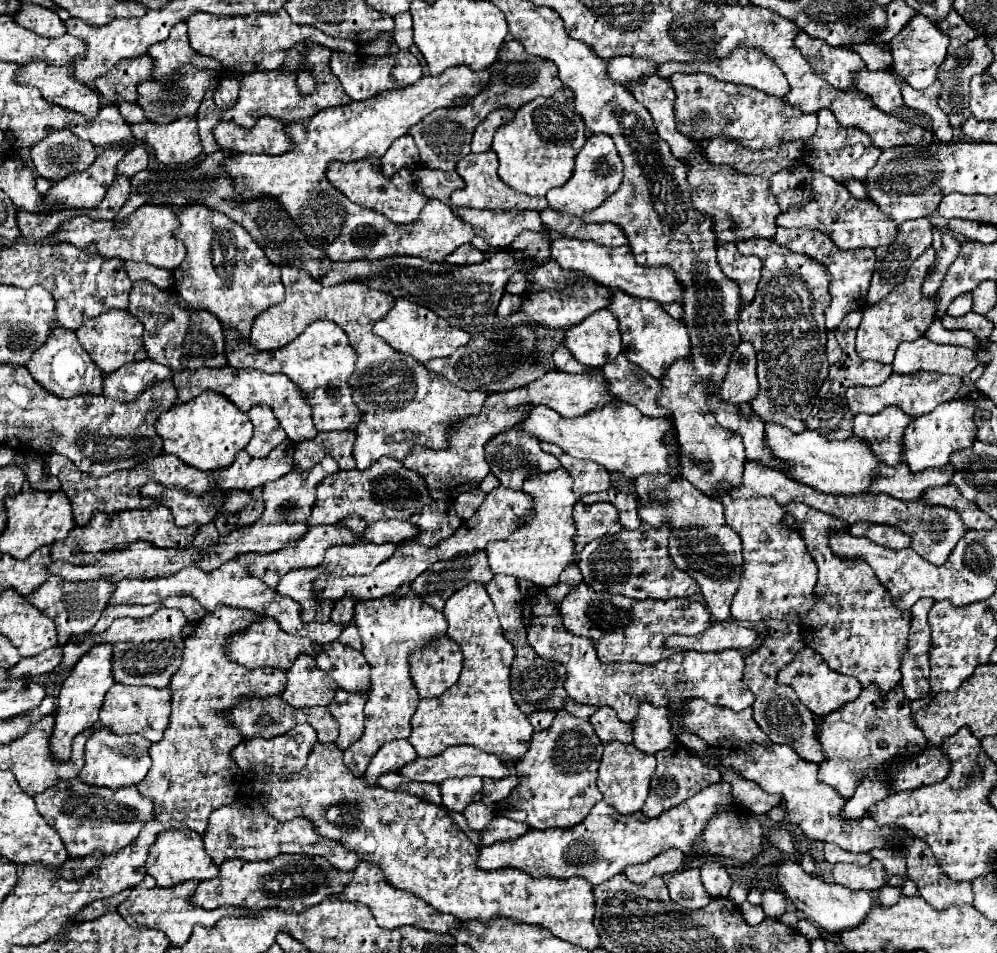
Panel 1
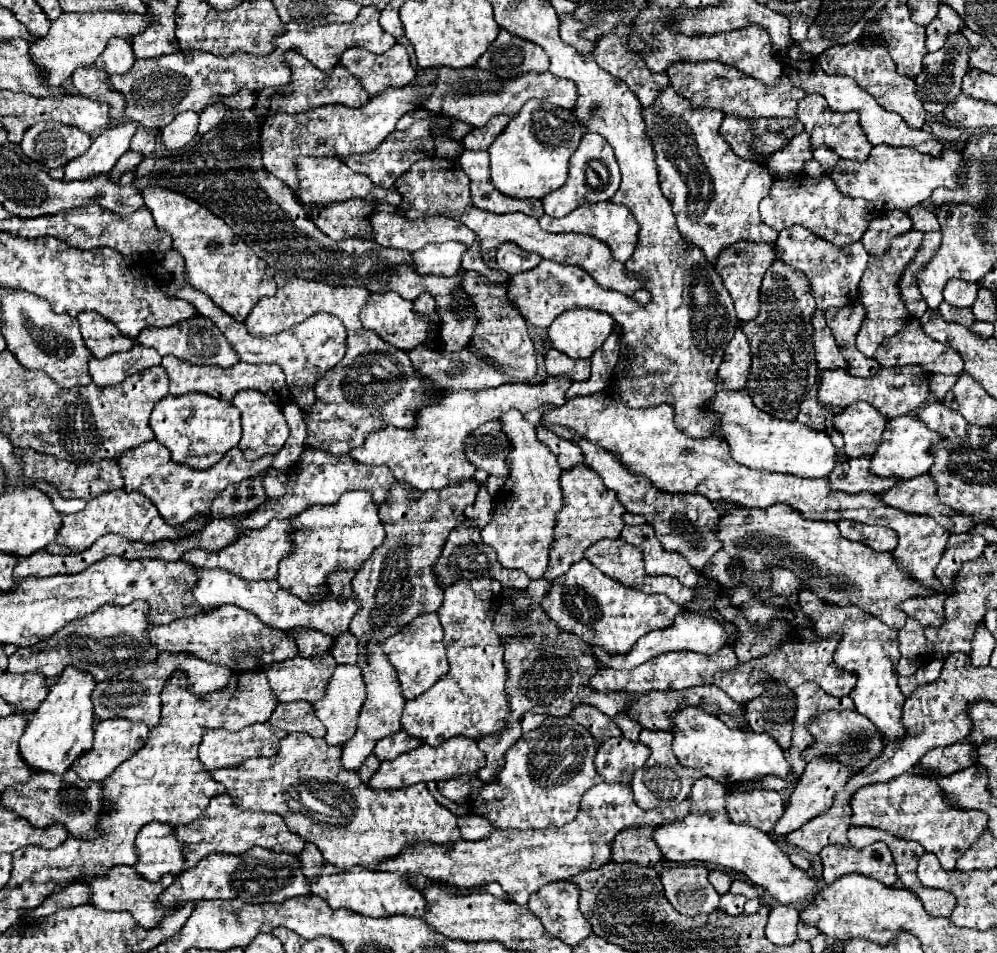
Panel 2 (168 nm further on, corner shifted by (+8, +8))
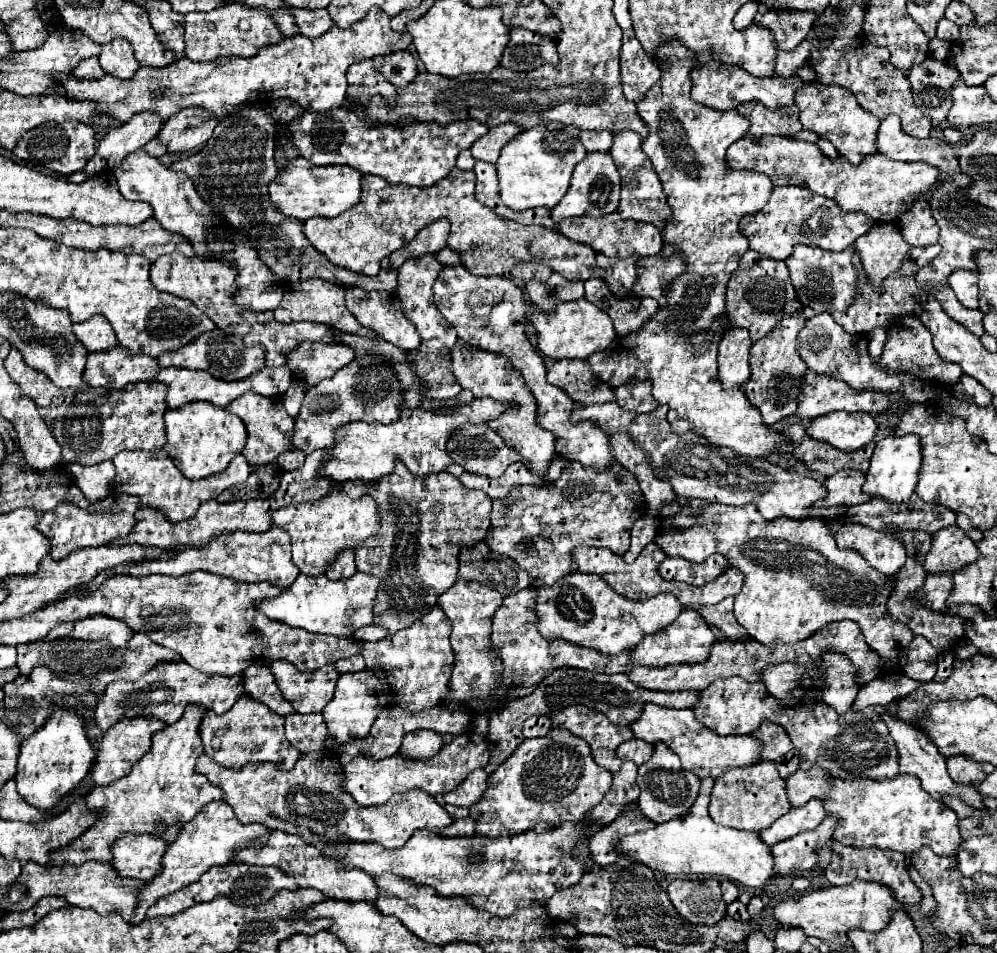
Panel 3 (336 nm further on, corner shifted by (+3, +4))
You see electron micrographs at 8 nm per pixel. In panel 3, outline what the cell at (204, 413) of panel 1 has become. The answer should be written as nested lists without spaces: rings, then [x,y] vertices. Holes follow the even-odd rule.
[[[195,402],[185,404],[183,408],[177,410],[167,410],[165,426],[167,426],[167,444],[163,450],[167,456],[171,456],[171,460],[175,460],[175,466],[189,480],[199,480],[223,472],[229,466],[229,462],[237,454],[241,454],[247,442],[245,424],[239,420],[239,416],[223,408],[215,408],[213,404],[207,402]]]

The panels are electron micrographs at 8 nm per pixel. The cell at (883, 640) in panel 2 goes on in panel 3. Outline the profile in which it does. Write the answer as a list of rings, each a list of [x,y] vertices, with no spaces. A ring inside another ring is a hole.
[[[897,700],[885,706],[885,708],[887,708],[887,714],[883,714],[883,720],[885,720],[885,724],[889,726],[891,736],[893,736],[893,740],[897,742],[897,748],[899,748],[899,772],[901,772],[901,774],[913,774],[913,776],[917,776],[917,778],[921,780],[921,788],[923,788],[925,792],[929,792],[933,798],[937,798],[939,802],[941,802],[941,796],[943,796],[943,794],[955,794],[955,796],[967,800],[971,806],[979,808],[979,804],[981,804],[979,790],[977,790],[975,786],[967,788],[965,784],[955,784],[955,782],[947,776],[945,758],[939,756],[935,744],[931,744],[931,742],[929,742],[917,728],[913,728],[911,724],[899,720],[899,718],[897,718],[897,712],[895,712],[895,706],[897,706]]]

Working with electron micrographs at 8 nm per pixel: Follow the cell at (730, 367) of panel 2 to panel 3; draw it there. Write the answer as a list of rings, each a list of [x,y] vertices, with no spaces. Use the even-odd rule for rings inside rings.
[[[729,328],[719,344],[719,382],[723,388],[735,388],[749,380],[749,332],[743,328]]]

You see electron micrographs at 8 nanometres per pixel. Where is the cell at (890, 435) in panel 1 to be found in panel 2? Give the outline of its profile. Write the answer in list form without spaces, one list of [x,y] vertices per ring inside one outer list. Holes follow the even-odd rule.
[[[866,402],[850,404],[838,412],[834,420],[834,426],[844,436],[844,452],[848,458],[872,456],[880,444],[886,424],[888,416]]]

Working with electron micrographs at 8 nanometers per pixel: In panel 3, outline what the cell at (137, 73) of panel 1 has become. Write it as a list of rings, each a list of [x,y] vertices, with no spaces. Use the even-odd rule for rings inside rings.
[[[115,38],[113,42],[103,44],[99,52],[99,64],[107,74],[121,80],[131,78],[139,68],[139,62],[133,56],[133,46],[125,38]]]

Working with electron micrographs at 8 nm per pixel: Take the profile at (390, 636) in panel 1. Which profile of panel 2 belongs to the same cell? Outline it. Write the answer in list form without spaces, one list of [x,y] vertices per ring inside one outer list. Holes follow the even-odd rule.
[[[466,480],[462,484],[418,492],[410,484],[400,482],[390,488],[390,500],[380,508],[380,520],[386,530],[386,540],[372,552],[370,560],[362,564],[362,570],[352,578],[352,592],[360,610],[350,622],[350,634],[358,640],[358,668],[362,668],[366,682],[366,702],[358,716],[358,730],[342,746],[342,766],[346,770],[358,770],[368,754],[372,754],[376,742],[382,736],[394,734],[400,728],[400,716],[404,710],[404,696],[396,670],[382,650],[386,638],[394,636],[400,628],[410,624],[422,614],[436,612],[442,604],[442,590],[438,588],[436,576],[432,572],[434,560],[438,558],[442,544],[452,528],[460,526],[464,520],[464,508],[476,498],[478,482]]]

